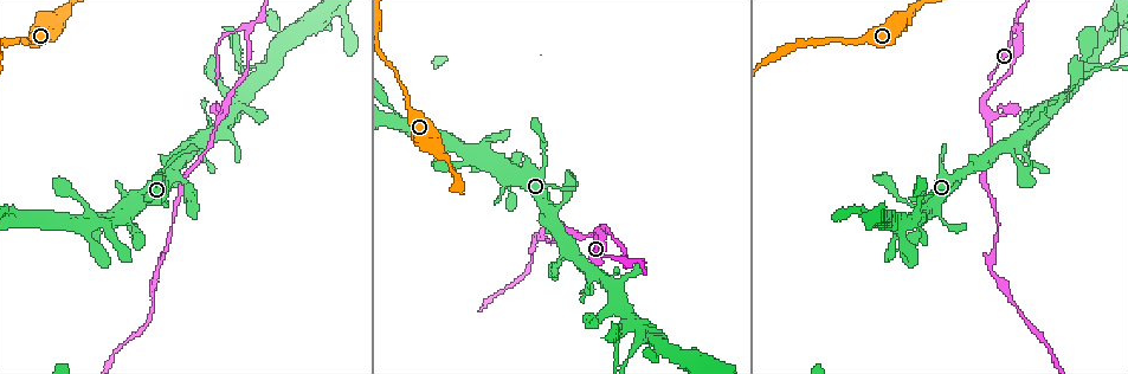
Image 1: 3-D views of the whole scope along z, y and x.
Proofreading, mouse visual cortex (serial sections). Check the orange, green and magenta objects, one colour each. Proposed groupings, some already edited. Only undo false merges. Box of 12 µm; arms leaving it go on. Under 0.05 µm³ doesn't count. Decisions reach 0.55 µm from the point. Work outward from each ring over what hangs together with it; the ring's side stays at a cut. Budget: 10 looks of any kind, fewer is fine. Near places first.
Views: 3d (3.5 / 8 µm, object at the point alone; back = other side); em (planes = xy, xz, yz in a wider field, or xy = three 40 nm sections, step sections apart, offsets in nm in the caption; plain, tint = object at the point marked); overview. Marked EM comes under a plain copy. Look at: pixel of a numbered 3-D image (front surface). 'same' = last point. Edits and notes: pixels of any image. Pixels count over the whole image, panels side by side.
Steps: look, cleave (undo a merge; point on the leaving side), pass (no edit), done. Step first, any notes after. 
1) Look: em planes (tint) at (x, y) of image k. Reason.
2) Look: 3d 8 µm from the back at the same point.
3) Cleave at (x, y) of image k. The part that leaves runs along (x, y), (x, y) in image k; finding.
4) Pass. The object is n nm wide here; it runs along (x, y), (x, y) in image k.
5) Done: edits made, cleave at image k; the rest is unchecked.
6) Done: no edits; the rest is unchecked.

Look: 3d 3.5 µm at (407, 96) of image 1. Thick turns thin.

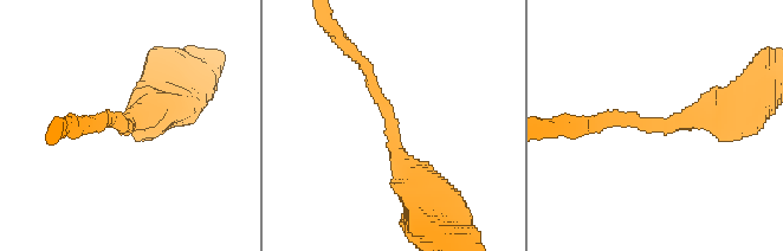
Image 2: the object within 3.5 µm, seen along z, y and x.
Look: em xy step 3 (tint) at (392, 129) of image 2. The arms are 150, 450 nm wide; now the EM.

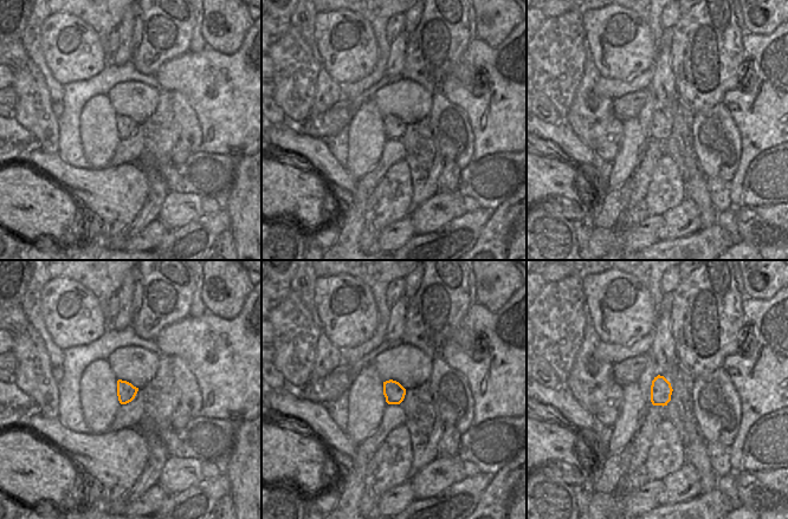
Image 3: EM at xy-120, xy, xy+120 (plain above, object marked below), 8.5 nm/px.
Pass. It runs along (420, 195), (358, 59) in image 2; all the same cell.

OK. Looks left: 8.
Look: 3d 8 µm at (631, 319) of image 1. Arms run side by side.

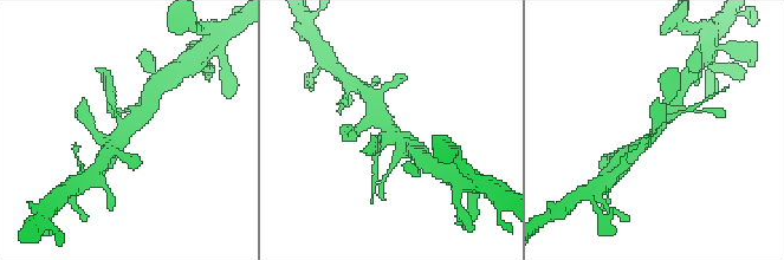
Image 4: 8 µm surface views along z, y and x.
Look: 3d 3.5 µm from the back at (396, 132) of image 4.

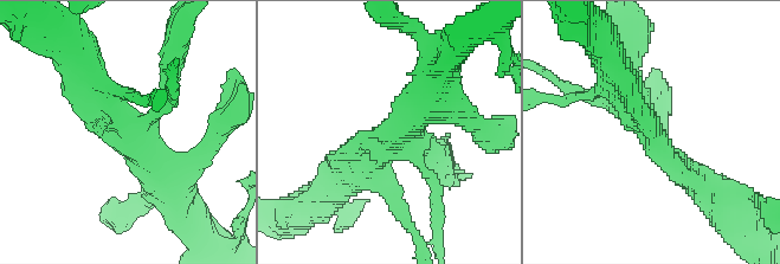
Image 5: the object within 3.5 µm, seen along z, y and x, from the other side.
Look: em planes (tint) at (128, 136) of image 5. 4 arms meet here; the arms are 150, 200, 350, 400 nm wide; shape alone is not enough.

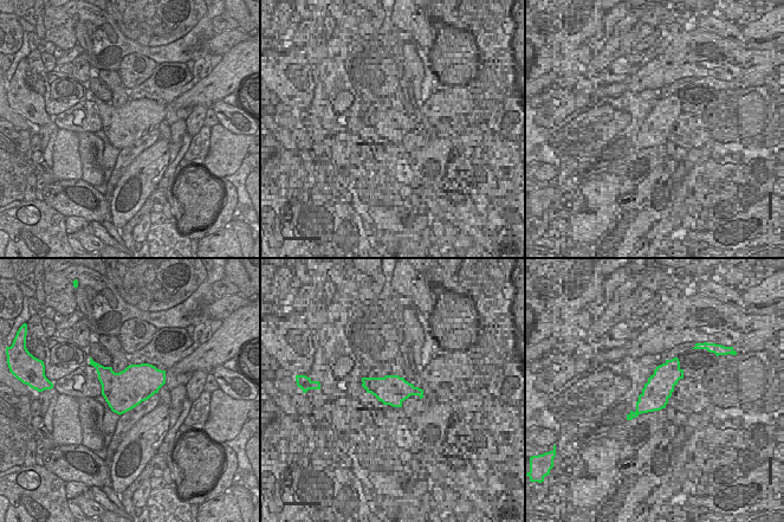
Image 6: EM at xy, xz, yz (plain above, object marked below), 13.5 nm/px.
Pass. Continuous, no second cell.

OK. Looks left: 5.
Look: 3d 8 µm at (246, 30) of image 1. Abrupt turn.

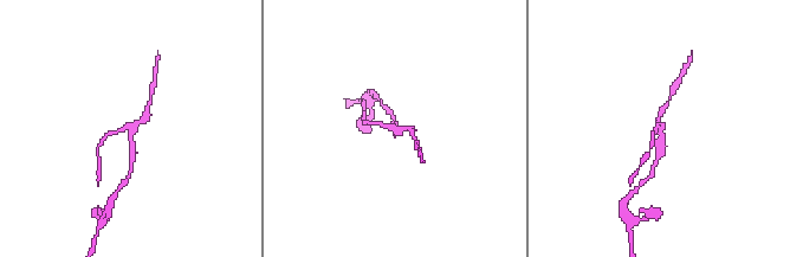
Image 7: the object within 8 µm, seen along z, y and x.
Look: em xy step 1 (tint) at (660, 130) of image 7.

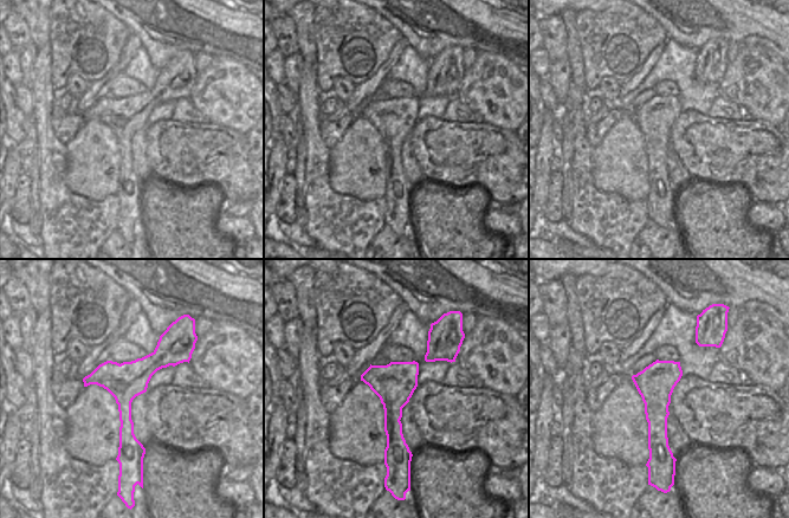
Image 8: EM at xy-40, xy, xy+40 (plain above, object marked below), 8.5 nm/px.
Pass. It runs along (102, 141), (128, 127), (133, 162) in image 7; all the same cell.

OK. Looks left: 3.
Look: 3d 3.5 µm at (606, 227) of image 1. Sharp bend.

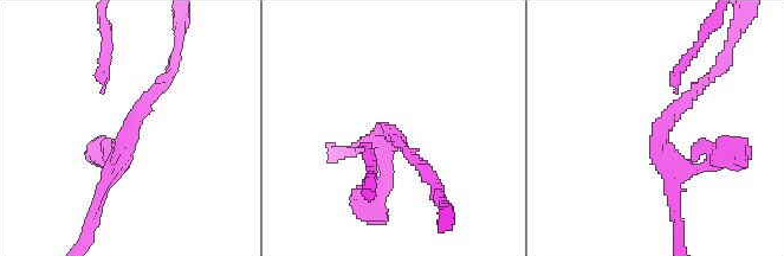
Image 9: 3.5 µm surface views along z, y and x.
Look: em xy step 3 (tint) at (386, 134) of image 9. Now the EM.

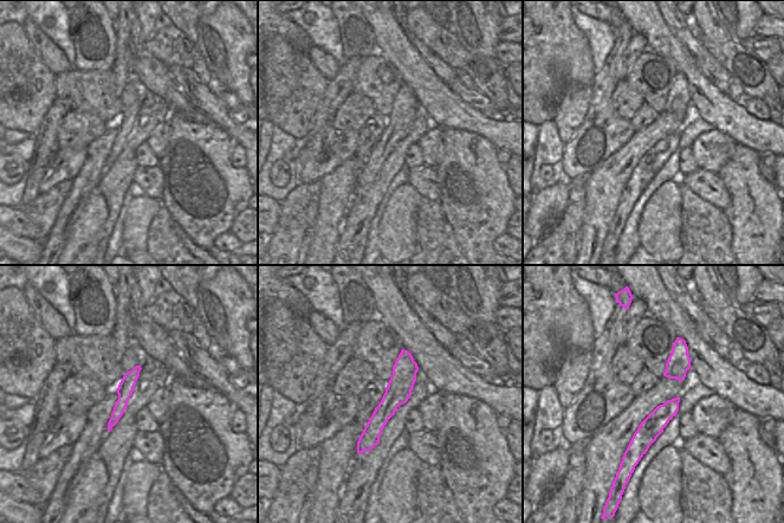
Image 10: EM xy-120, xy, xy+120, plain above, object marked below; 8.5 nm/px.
Pass. The arms are 150, 150, 150 nm wide; continuous, no second cell.

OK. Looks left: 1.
Done: no edits; the rest is unchecked.

